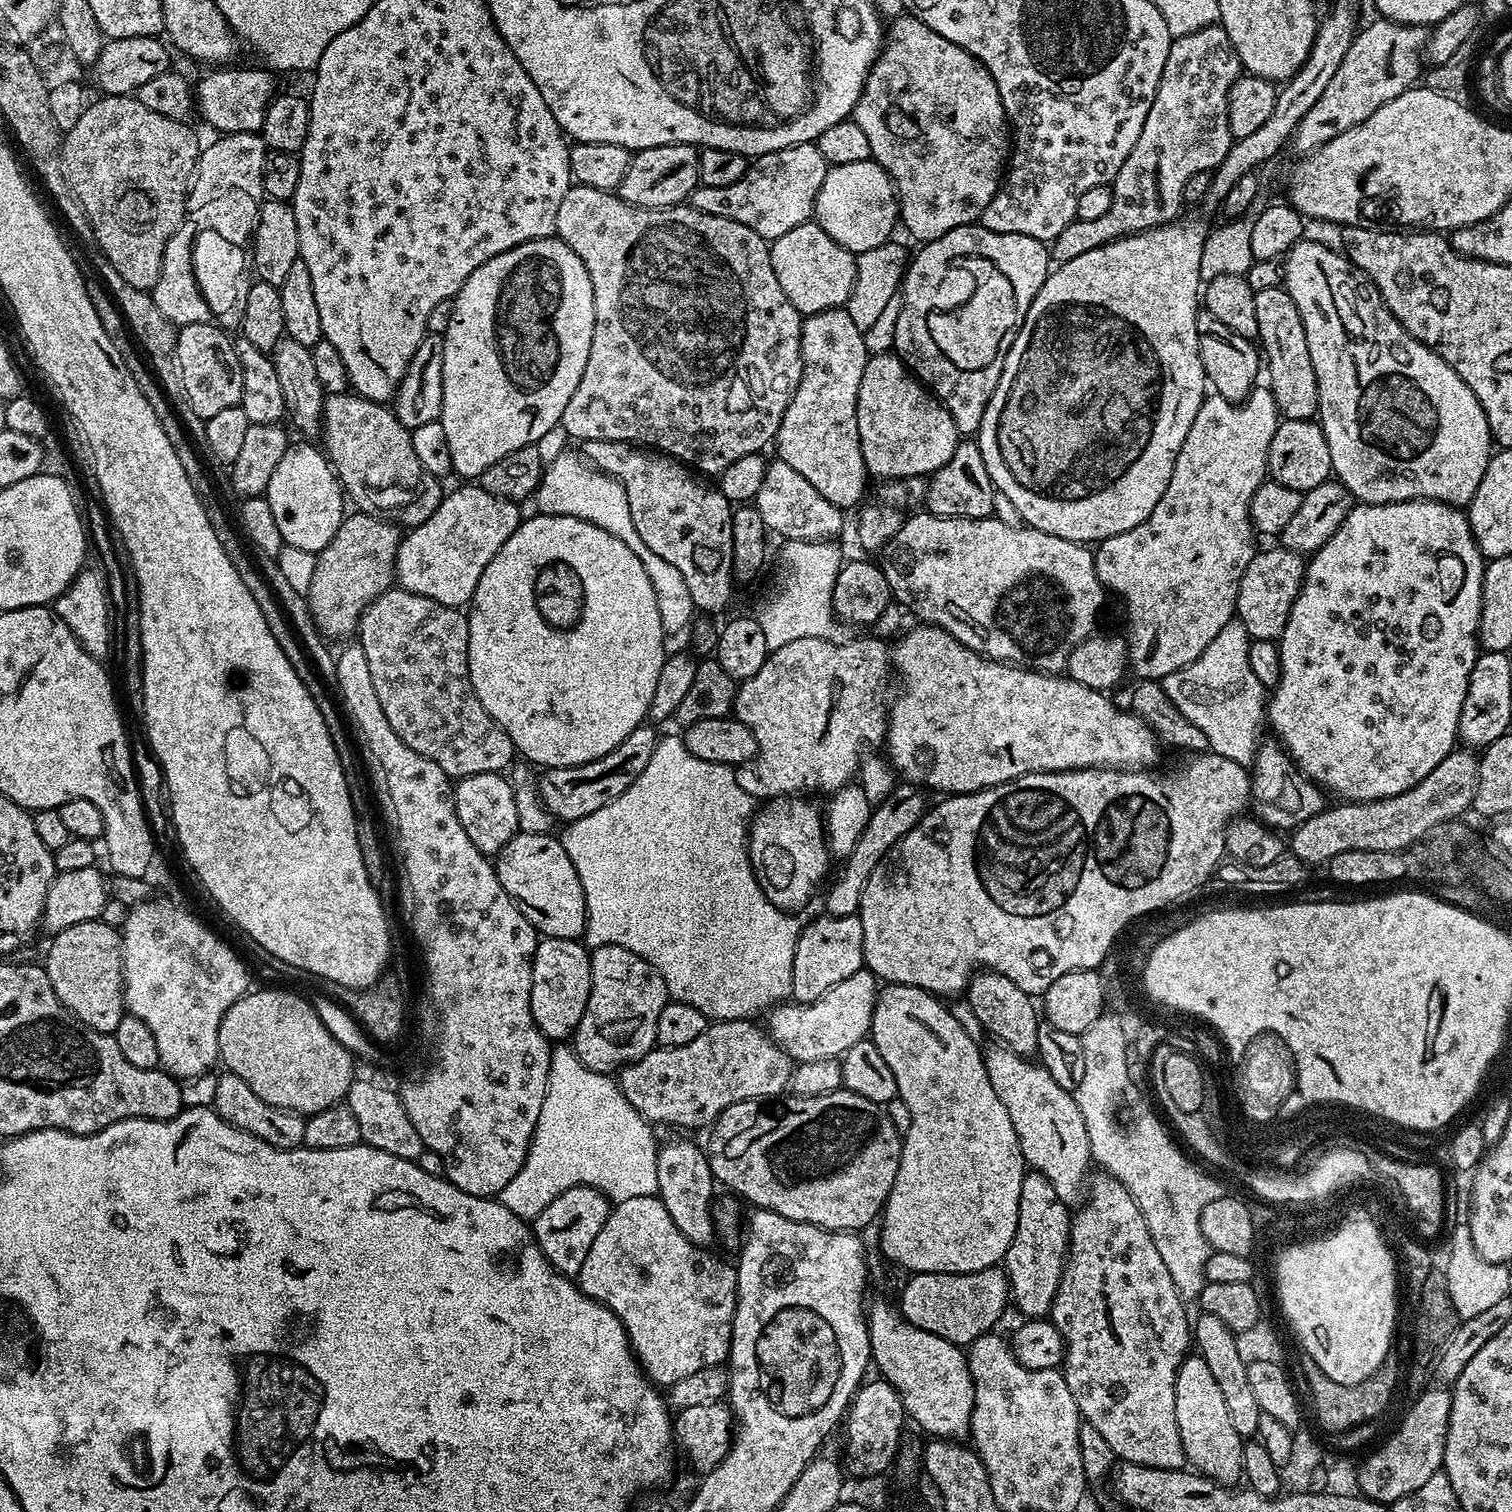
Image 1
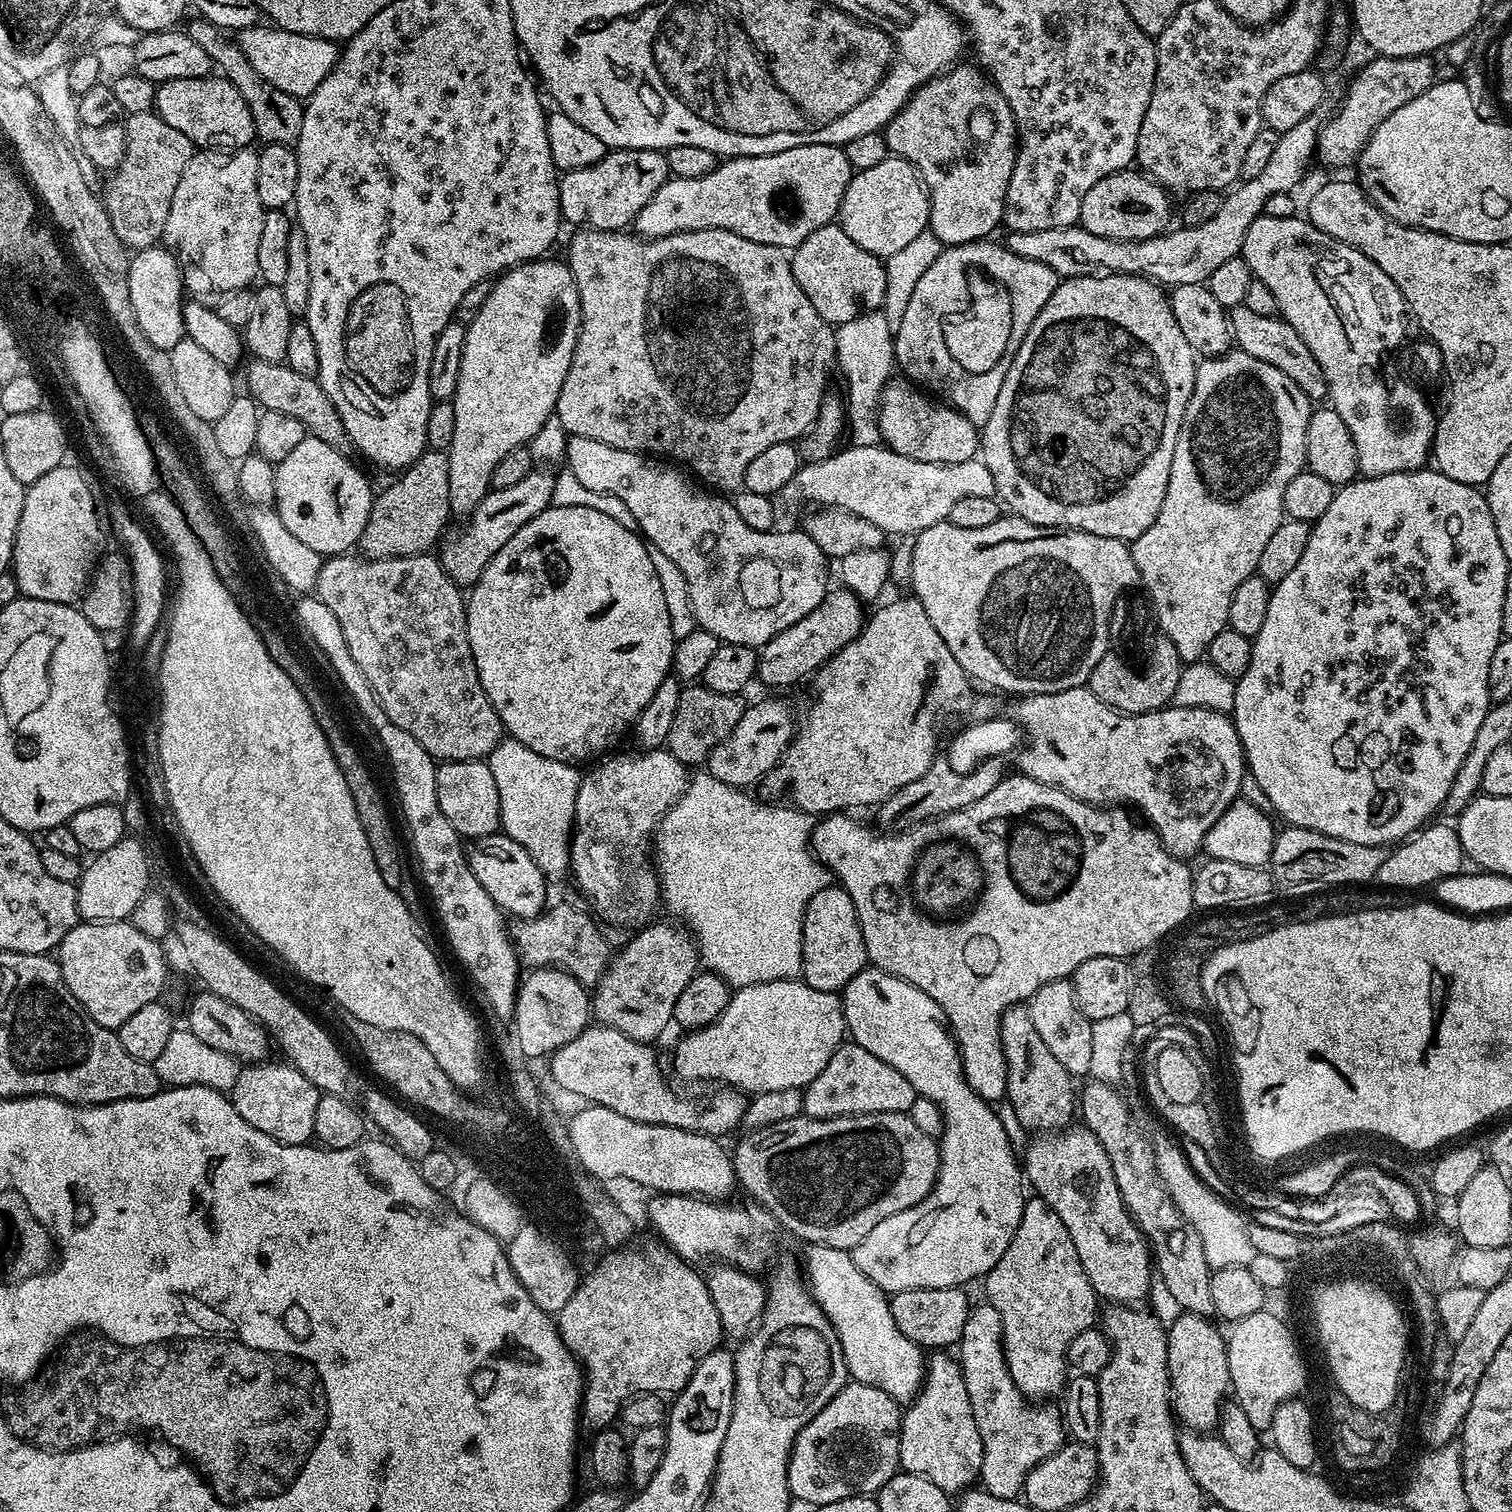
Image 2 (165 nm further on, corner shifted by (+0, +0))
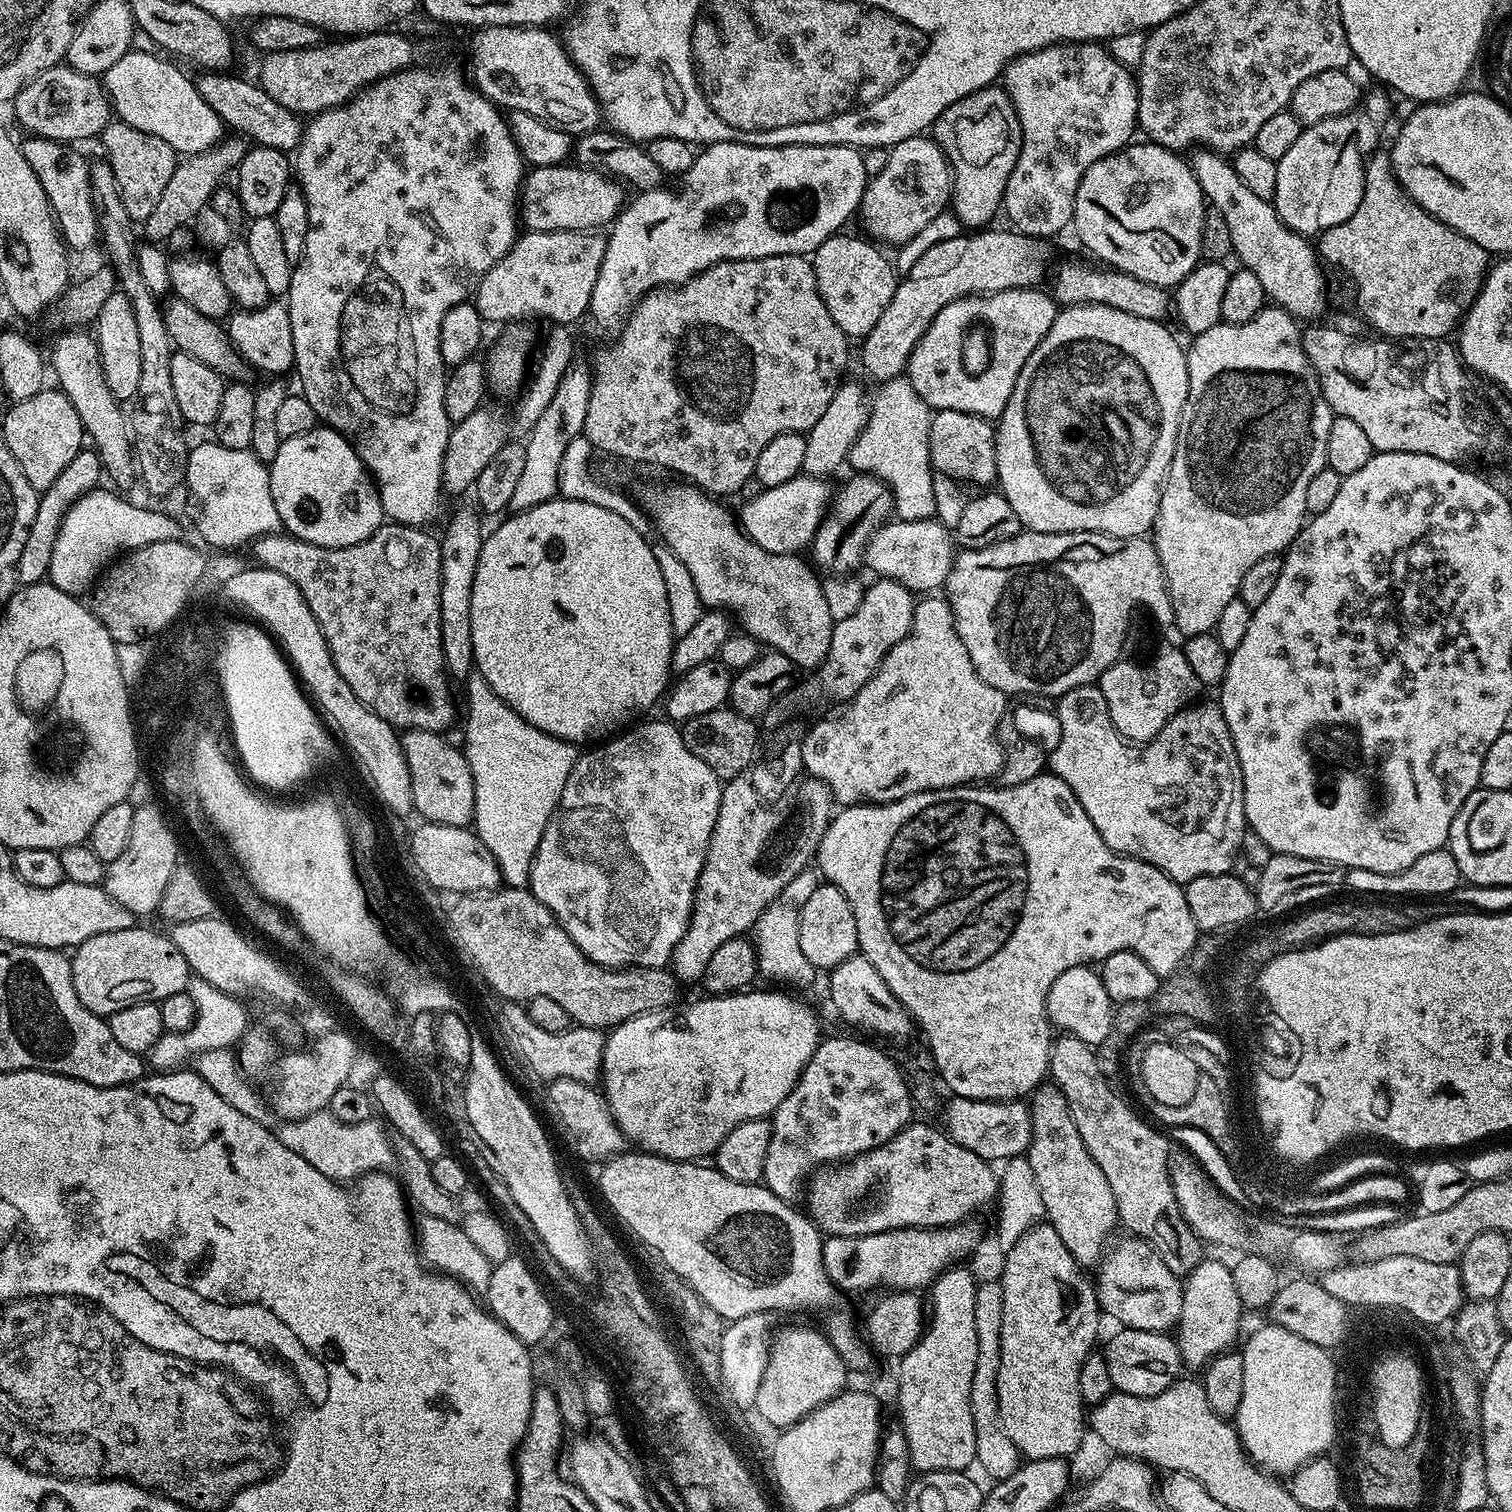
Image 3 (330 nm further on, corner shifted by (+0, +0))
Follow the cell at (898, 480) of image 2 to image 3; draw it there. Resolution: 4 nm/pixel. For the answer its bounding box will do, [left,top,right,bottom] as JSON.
[738,474,834,554]

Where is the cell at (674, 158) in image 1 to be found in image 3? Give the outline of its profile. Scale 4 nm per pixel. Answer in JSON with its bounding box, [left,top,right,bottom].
[518,166,626,232]

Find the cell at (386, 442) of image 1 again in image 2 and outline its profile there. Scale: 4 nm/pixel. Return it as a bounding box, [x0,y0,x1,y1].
[244,358,349,449]

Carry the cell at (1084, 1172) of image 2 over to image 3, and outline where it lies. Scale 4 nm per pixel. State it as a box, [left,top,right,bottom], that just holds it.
[1095,1239,1184,1333]

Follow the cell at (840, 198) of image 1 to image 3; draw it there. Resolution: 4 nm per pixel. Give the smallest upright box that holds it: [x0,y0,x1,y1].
[858,135,952,246]

